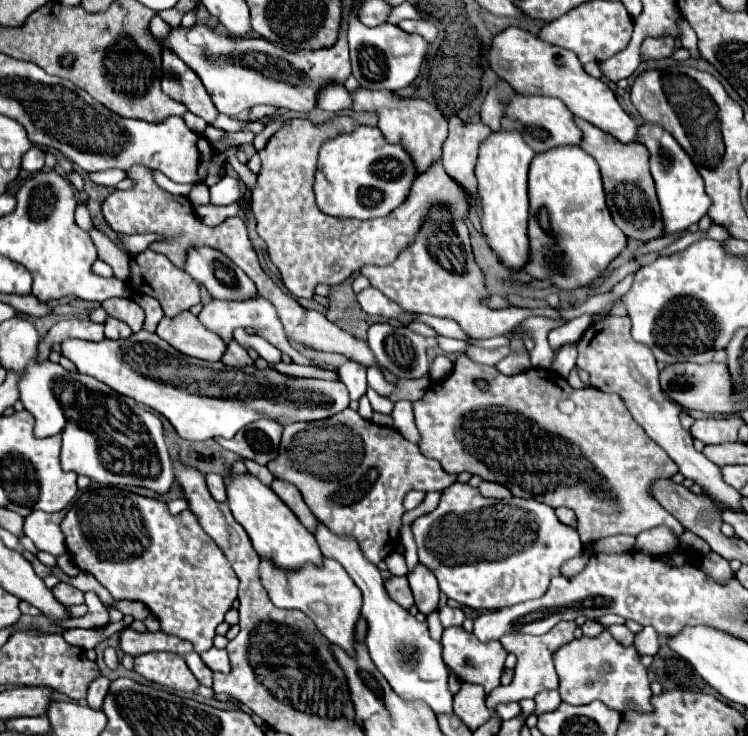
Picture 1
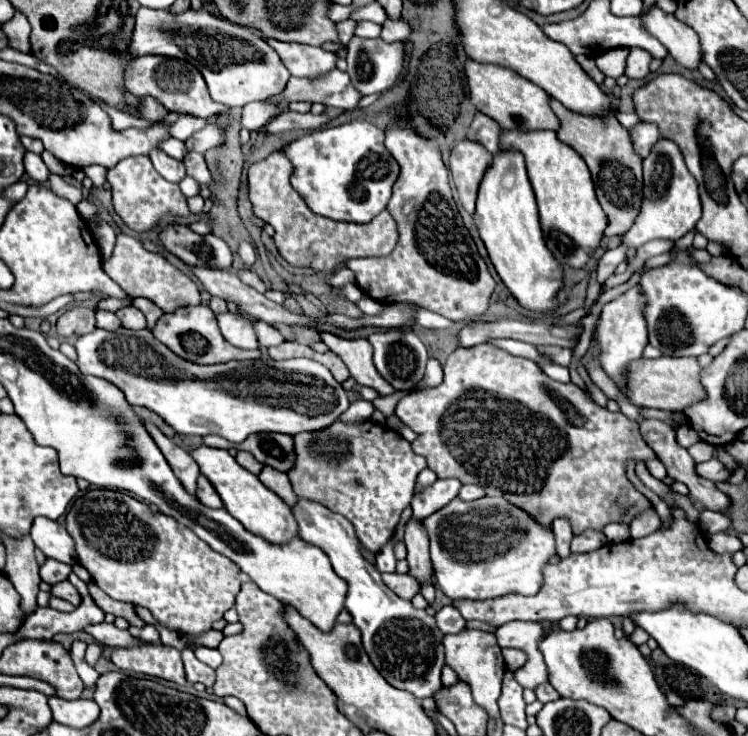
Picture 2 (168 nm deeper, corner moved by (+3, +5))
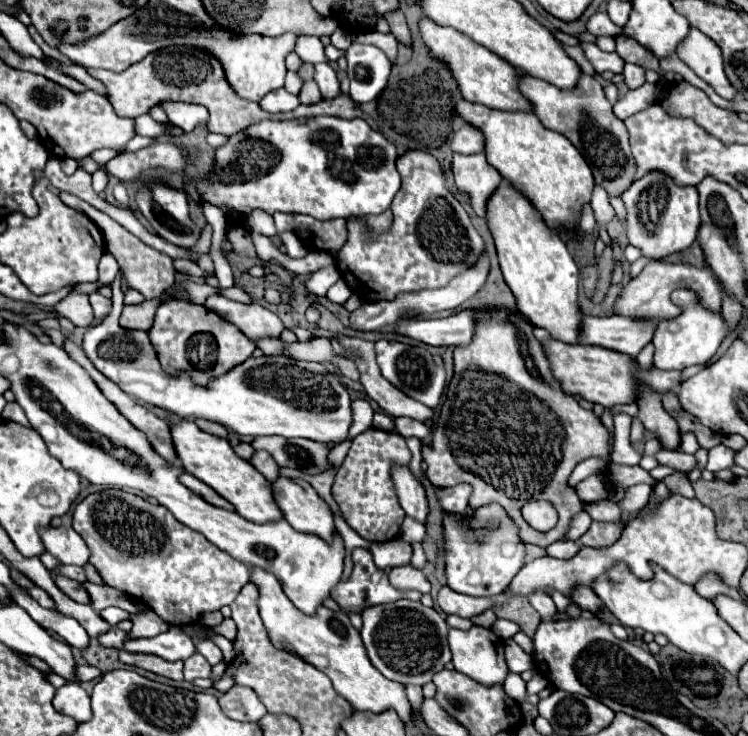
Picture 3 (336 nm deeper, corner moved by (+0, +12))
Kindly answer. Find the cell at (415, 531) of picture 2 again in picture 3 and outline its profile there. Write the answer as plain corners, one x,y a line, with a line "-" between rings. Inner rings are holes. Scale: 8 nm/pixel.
399,466
393,468
393,482
397,486
397,496
399,496
399,504
405,510
405,514
421,524
427,524
427,516
429,516
429,504
427,504
427,496
425,496
425,488
413,478
413,474
409,472
409,468

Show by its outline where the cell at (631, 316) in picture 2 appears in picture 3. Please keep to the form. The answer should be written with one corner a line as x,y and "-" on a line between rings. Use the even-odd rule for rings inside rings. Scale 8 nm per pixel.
649,262
643,272
639,276
635,276
625,288
623,292
617,296
615,300
615,308
613,312
617,316
627,316
627,318
641,318
641,320
653,320
655,324
659,324
661,320
667,320
678,316
681,309
677,308
669,294
677,288
693,288
701,302
707,308
719,310
721,308
721,292
717,286
715,276
707,270
707,268
693,268
689,264
669,264
669,262

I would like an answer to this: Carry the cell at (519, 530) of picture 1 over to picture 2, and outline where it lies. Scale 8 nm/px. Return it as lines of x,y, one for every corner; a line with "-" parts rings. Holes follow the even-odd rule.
482,497
470,503
452,499
446,507
424,519
430,537
430,557
438,587
450,599
494,599
506,593
536,595
542,587
542,567
554,555
554,535
540,527
526,511
502,497

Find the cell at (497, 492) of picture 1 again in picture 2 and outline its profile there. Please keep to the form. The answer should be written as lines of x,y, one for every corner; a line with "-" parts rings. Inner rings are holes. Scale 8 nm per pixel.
462,485
460,493
458,493
458,499
464,499
464,501
474,501
478,497
484,497
484,491
474,485

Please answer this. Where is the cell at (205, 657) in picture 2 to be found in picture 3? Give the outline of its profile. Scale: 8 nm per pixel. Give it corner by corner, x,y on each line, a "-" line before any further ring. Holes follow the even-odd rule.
209,640
195,642
195,648
197,648
197,652
199,652
211,666
215,666
215,664
219,664
219,662
223,660
223,652
221,652
213,642
209,642

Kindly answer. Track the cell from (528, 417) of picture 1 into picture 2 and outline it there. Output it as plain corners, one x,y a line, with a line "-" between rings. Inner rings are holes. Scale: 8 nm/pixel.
478,345
478,347
472,347
472,349
456,349
444,363
444,381
438,385
438,387
428,387
428,389
420,389
420,391
412,391
408,395
404,395
400,401
398,401
398,407
396,407
396,415
398,419
410,427
418,437
416,441
412,443
412,449
416,455
422,455
428,463
428,469
432,469
438,479
446,479
446,477
454,477
458,479
460,483
472,483
472,485
480,485
488,497
496,497
496,495
502,495
508,503
514,503
516,507
520,507
522,511
526,513
532,513
534,515
540,515
538,517
538,523
542,527
552,527
552,521
556,517
564,517
570,521
572,525
572,531
574,535
580,535
582,531
586,529
596,529
596,531
602,531
604,525
608,523
630,523
634,519
636,513
644,511
644,509
650,509
650,501
638,493
634,489
634,485
628,481
626,477
626,461
628,459
636,459
636,461
646,461
646,459
652,459
656,457
654,451
650,451
650,447
644,443
640,431
638,431
638,423
626,419
620,411
618,413
612,413
608,409
602,409
598,407
590,393
584,393
582,389
578,389
574,383
558,383
558,381
552,381
534,361
530,359
524,359
524,357
514,357
510,353
506,353
504,349
498,349
494,345

